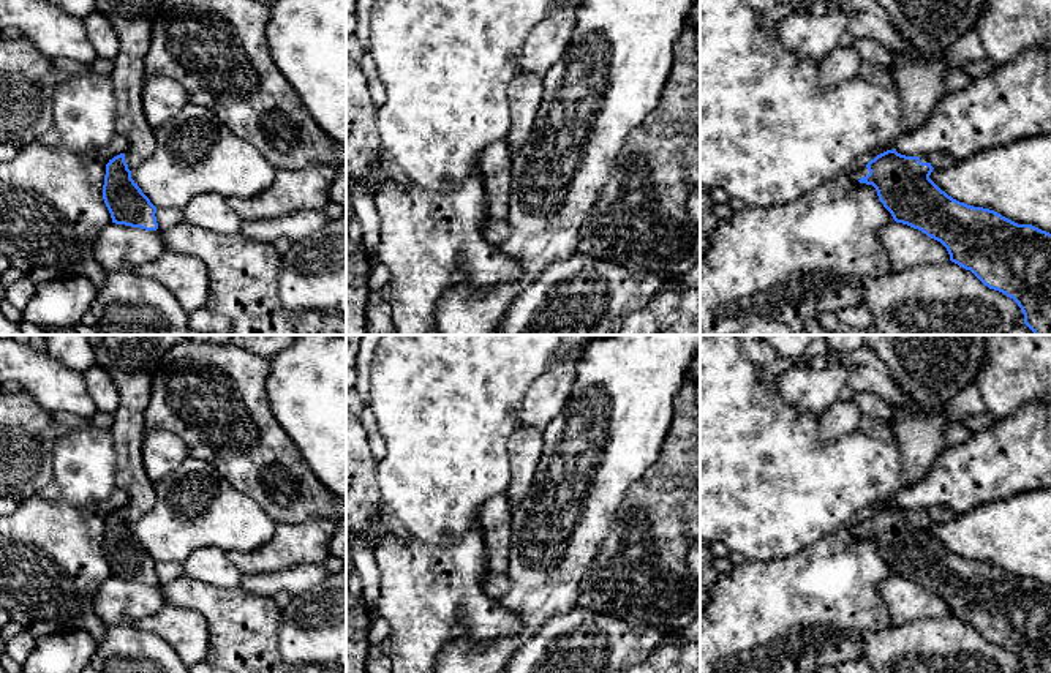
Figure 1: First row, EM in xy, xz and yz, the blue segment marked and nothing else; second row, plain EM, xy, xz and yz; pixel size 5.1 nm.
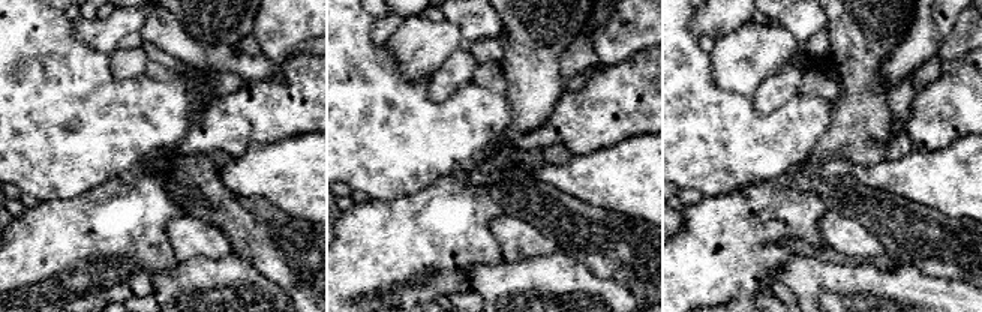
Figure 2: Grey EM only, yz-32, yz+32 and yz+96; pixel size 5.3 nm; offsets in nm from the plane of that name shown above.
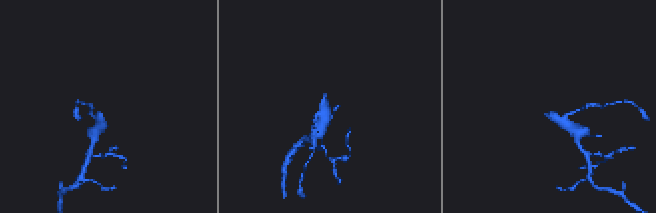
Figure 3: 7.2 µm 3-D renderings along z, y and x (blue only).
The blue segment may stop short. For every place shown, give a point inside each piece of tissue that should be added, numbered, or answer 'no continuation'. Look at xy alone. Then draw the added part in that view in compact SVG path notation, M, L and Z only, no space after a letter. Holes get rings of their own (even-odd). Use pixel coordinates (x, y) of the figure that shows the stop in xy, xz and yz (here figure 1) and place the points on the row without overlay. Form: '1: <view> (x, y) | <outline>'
1: xy (130, 360) | M87 335L95 354L95 365L101 367L119 390L111 434L117 455L117 487L125 491L128 523L147 515L156 493L149 479L142 442L145 439L144 415L150 403L150 387L161 357L186 335Z

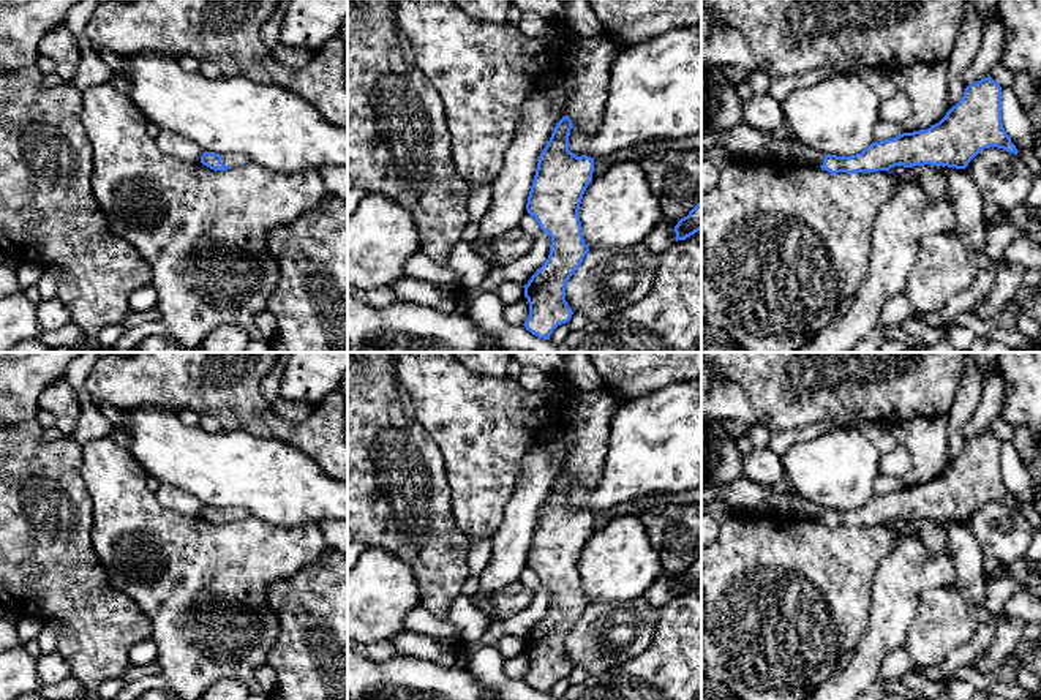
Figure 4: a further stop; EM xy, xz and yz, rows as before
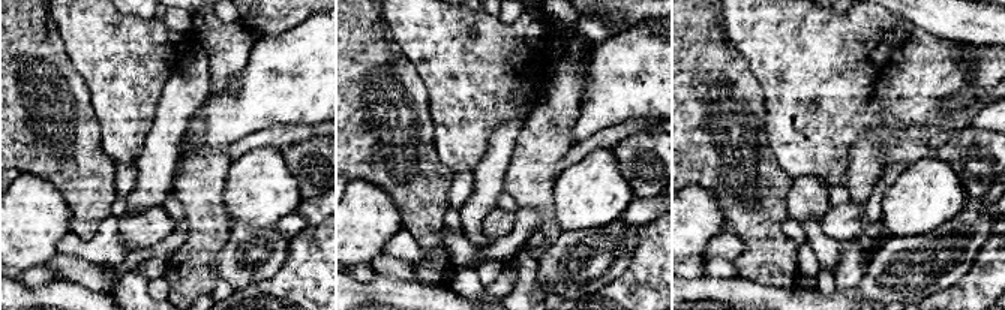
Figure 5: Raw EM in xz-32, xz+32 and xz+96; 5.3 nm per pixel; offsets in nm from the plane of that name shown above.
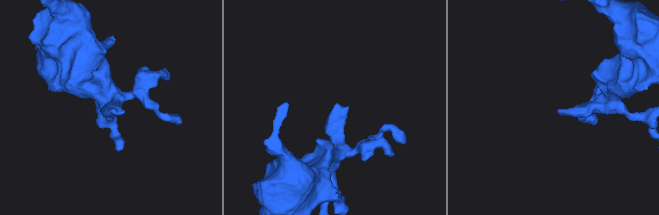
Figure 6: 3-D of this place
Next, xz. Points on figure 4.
1: xz (588, 413) | M559 371L566 390L566 469L572 476L597 479L603 468L610 422L618 403L605 390L583 390Z

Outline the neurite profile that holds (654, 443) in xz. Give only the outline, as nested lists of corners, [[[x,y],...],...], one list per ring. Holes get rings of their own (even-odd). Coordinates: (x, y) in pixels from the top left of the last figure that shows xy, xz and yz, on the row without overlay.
[[[701,374],[675,381],[646,397],[616,406],[610,422],[603,468],[596,479],[572,476],[569,504],[605,512],[630,499],[681,493],[701,487]]]

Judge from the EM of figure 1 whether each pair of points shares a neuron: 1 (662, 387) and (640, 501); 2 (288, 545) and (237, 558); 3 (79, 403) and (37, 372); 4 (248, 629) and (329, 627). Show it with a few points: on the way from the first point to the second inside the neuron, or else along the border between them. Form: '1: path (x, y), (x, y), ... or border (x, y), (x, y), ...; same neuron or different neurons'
1: border (664, 438), (656, 462), (629, 488), (623, 500); different neurons
2: path (275, 555), (267, 560), (250, 560); same neuron
3: path (68, 392), (48, 381); same neuron
4: border (282, 609), (278, 621), (280, 656); different neurons

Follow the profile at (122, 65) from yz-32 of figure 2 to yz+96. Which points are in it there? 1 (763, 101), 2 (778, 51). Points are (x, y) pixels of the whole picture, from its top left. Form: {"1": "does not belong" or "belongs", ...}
{"1": "belongs", "2": "does not belong"}

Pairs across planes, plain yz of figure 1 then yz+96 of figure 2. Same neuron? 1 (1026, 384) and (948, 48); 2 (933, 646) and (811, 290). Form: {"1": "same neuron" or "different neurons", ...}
{"1": "same neuron", "2": "same neuron"}

